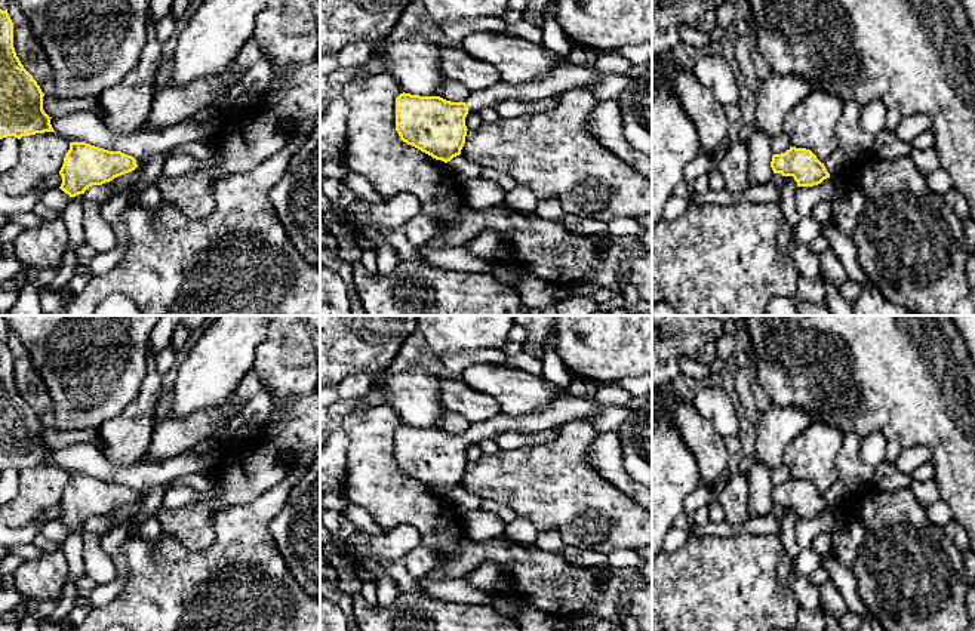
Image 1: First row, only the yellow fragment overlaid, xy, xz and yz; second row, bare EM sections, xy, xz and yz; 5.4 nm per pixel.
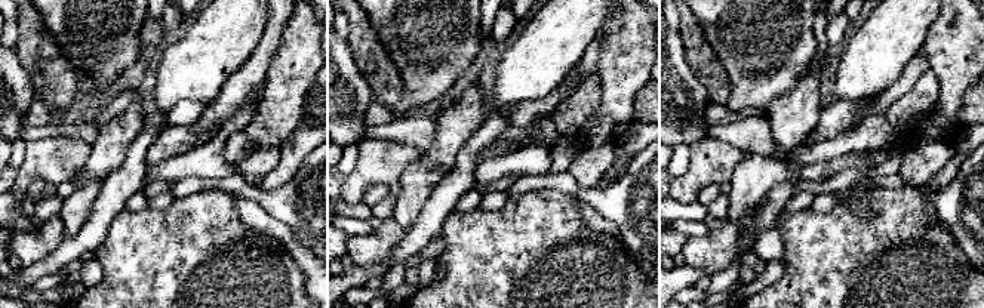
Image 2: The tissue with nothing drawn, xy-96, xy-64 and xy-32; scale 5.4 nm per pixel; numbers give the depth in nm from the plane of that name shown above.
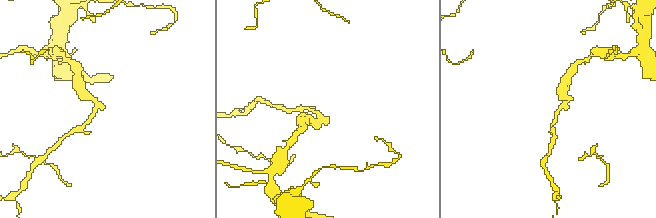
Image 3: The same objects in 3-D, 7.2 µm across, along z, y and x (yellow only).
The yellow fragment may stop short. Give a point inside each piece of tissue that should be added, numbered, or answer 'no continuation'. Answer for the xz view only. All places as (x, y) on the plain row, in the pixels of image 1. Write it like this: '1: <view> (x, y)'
1: xz (568, 408)

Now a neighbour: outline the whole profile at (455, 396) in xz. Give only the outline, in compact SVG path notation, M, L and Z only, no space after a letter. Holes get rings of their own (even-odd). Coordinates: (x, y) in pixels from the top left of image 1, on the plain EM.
M455 376L440 379L439 400L446 410L461 413L468 425L486 422L502 413L493 397L471 390Z

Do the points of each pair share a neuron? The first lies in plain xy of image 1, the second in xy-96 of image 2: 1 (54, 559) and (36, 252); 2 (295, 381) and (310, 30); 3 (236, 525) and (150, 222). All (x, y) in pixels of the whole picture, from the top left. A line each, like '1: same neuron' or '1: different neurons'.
1: same neuron
2: same neuron
3: same neuron

